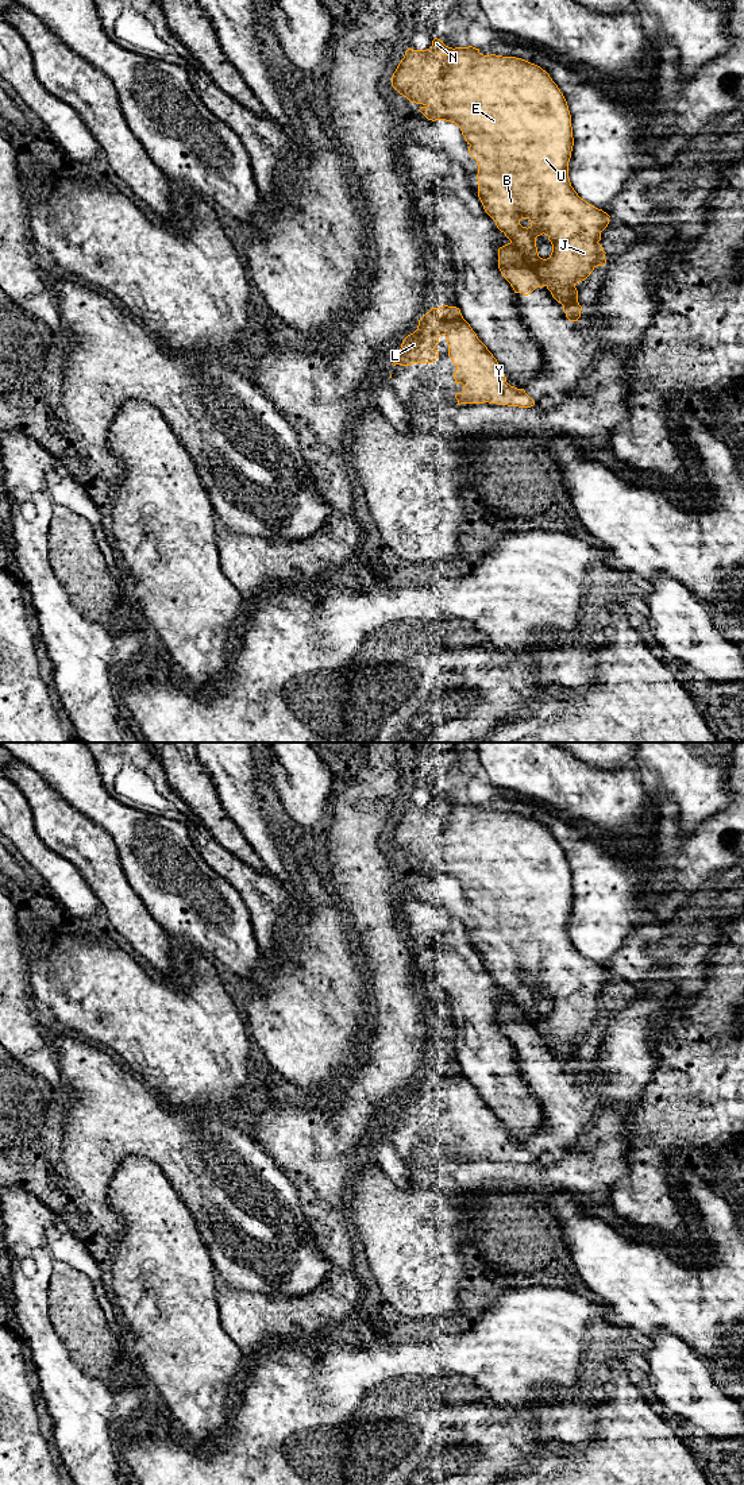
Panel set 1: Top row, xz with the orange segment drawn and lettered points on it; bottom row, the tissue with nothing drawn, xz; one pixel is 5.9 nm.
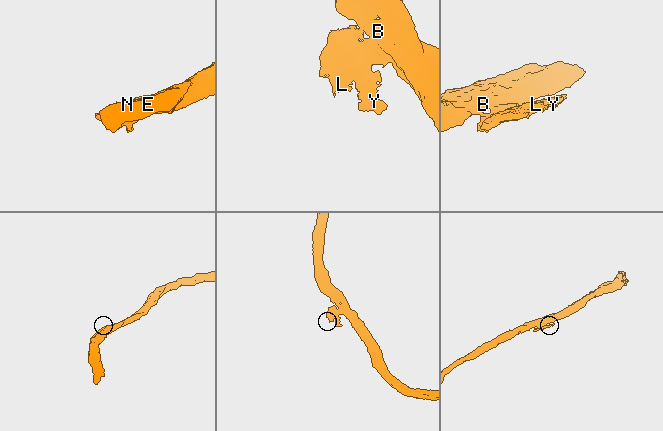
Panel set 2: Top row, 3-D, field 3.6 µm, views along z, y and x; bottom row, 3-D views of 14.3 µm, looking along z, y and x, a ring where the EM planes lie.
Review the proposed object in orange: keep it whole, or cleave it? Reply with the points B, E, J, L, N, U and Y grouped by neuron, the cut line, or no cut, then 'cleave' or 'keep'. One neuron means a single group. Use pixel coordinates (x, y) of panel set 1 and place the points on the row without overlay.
B E J N U / L Y | xz (511, 998), (538, 1021), (538, 1030), (546, 1041) | cleave

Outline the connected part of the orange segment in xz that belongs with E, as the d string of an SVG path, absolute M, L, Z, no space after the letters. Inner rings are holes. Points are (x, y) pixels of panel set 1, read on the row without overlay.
M435 794L432 802L427 806L413 806L408 805L404 814L398 819L396 828L392 832L392 842L410 859L421 860L419 865L428 876L446 876L455 879L464 892L469 903L469 910L477 917L478 921L478 953L483 961L485 968L496 977L497 984L505 990L510 999L519 1004L524 1012L529 1017L533 1017L539 1021L539 1031L546 1037L547 1045L551 1048L552 1053L563 1061L563 1068L570 1077L578 1077L581 1073L582 1062L578 1058L578 1046L575 1041L585 1037L597 1022L604 1022L606 1019L604 1003L598 999L601 996L601 988L609 980L609 971L602 965L595 964L594 961L586 958L578 952L578 949L571 942L568 934L568 918L571 914L571 907L574 902L573 883L571 883L571 871L568 867L567 857L552 837L550 830L543 826L540 822L531 819L525 815L516 813L502 813L502 811L483 811L479 809L479 805L473 802L469 803L448 803L443 796ZM540 991L547 991L548 996L552 1000L552 1008L547 1015L539 1012L536 1003L536 994Z

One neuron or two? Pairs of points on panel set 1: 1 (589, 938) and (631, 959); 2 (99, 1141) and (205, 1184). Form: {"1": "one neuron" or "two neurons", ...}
{"1": "two neurons", "2": "one neuron"}

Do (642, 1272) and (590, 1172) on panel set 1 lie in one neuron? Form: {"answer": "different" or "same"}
{"answer": "different"}

